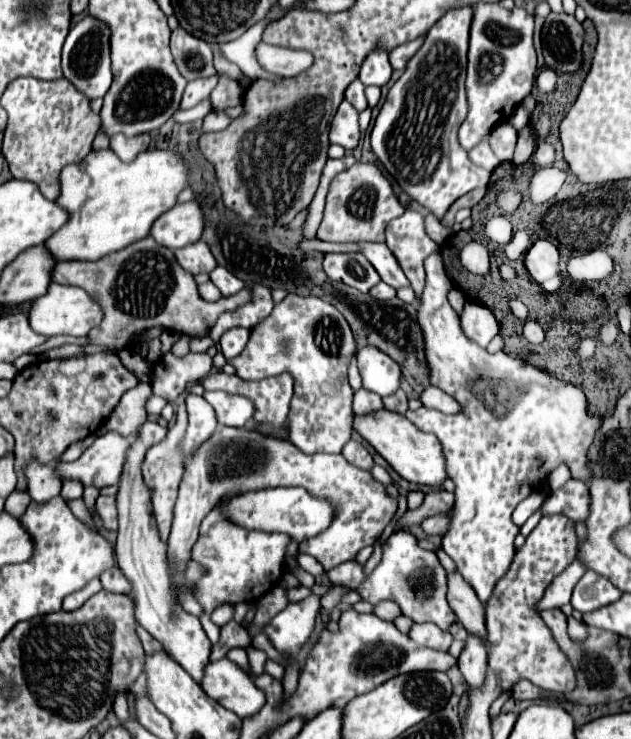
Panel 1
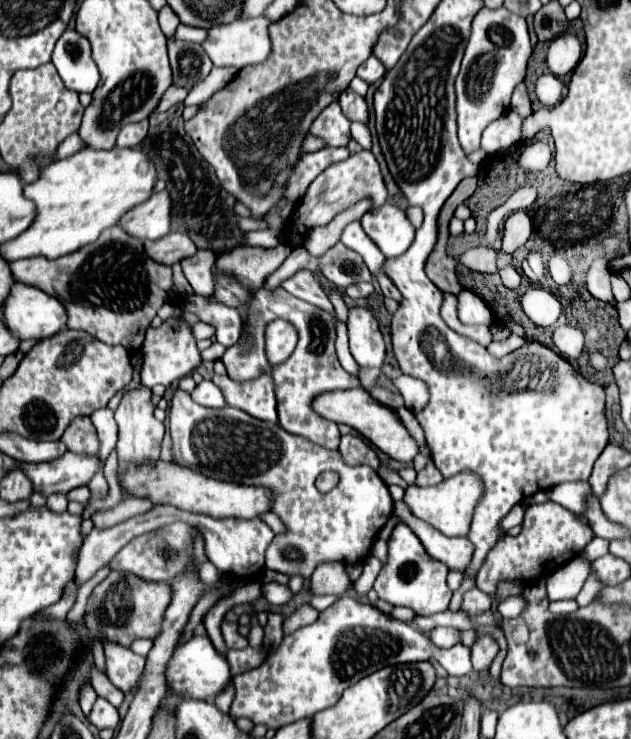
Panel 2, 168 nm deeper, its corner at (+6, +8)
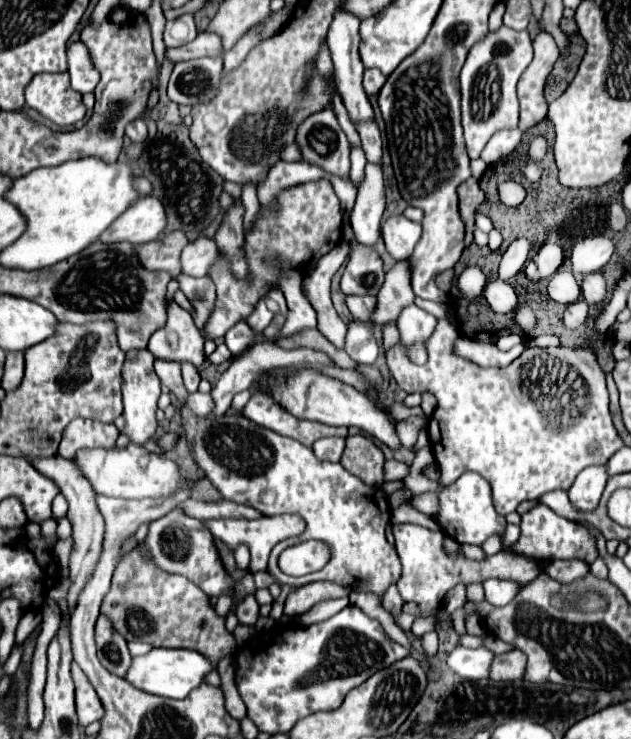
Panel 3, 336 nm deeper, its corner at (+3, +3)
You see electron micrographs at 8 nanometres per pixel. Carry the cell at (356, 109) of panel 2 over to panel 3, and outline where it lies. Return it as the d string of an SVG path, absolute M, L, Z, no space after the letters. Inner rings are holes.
M360 122L356 124L356 130L360 134L366 160L372 164L382 164L382 140L376 122Z

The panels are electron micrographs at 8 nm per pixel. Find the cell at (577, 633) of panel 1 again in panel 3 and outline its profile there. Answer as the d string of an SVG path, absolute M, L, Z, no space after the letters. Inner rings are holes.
M576 558L574 560L550 560L550 562L544 562L544 572L562 584L570 584L572 580L588 572L588 564Z

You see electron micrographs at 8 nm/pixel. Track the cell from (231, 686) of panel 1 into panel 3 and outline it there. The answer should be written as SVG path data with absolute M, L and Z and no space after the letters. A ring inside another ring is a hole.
M152 648L148 654L132 658L130 670L126 670L124 680L128 680L138 690L168 696L168 698L186 698L190 690L194 690L200 682L204 682L204 674L212 670L212 664L194 650L170 650L170 648Z

